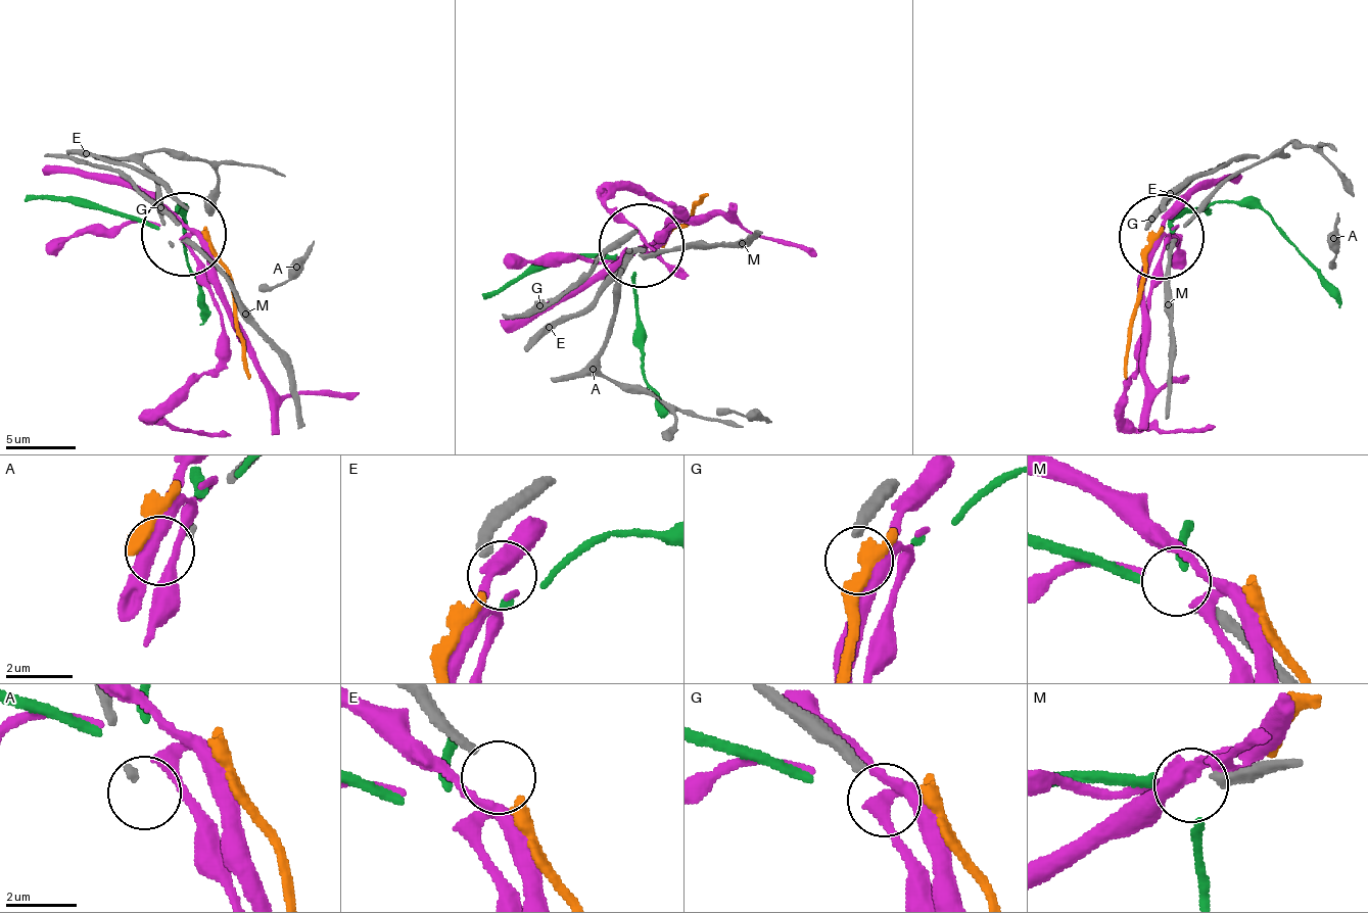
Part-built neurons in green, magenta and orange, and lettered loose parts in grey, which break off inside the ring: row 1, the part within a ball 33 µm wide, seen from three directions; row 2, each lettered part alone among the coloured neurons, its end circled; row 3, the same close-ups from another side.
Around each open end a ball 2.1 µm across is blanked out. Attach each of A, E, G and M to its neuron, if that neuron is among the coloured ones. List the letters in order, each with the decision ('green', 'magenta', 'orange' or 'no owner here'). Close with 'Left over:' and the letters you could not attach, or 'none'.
A: no owner here
E: orange
G: no owner here
M: green
Left over: A, G

